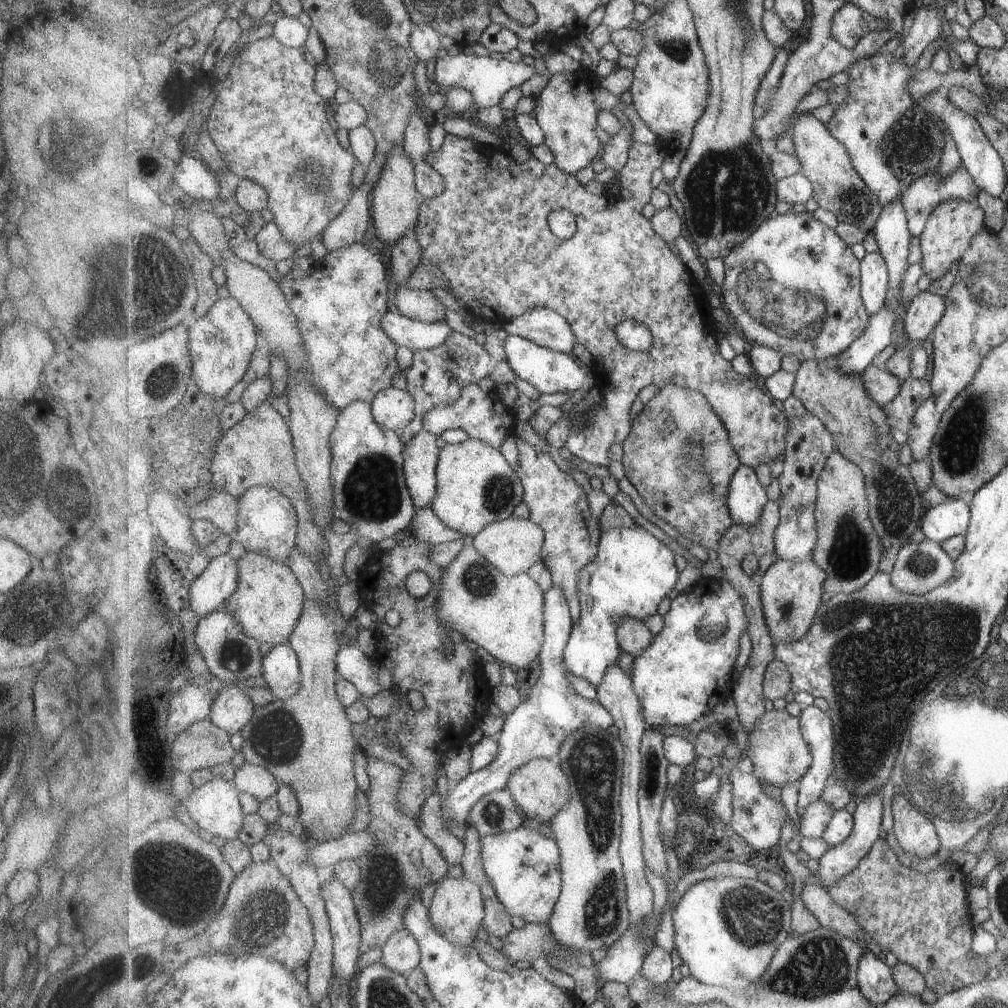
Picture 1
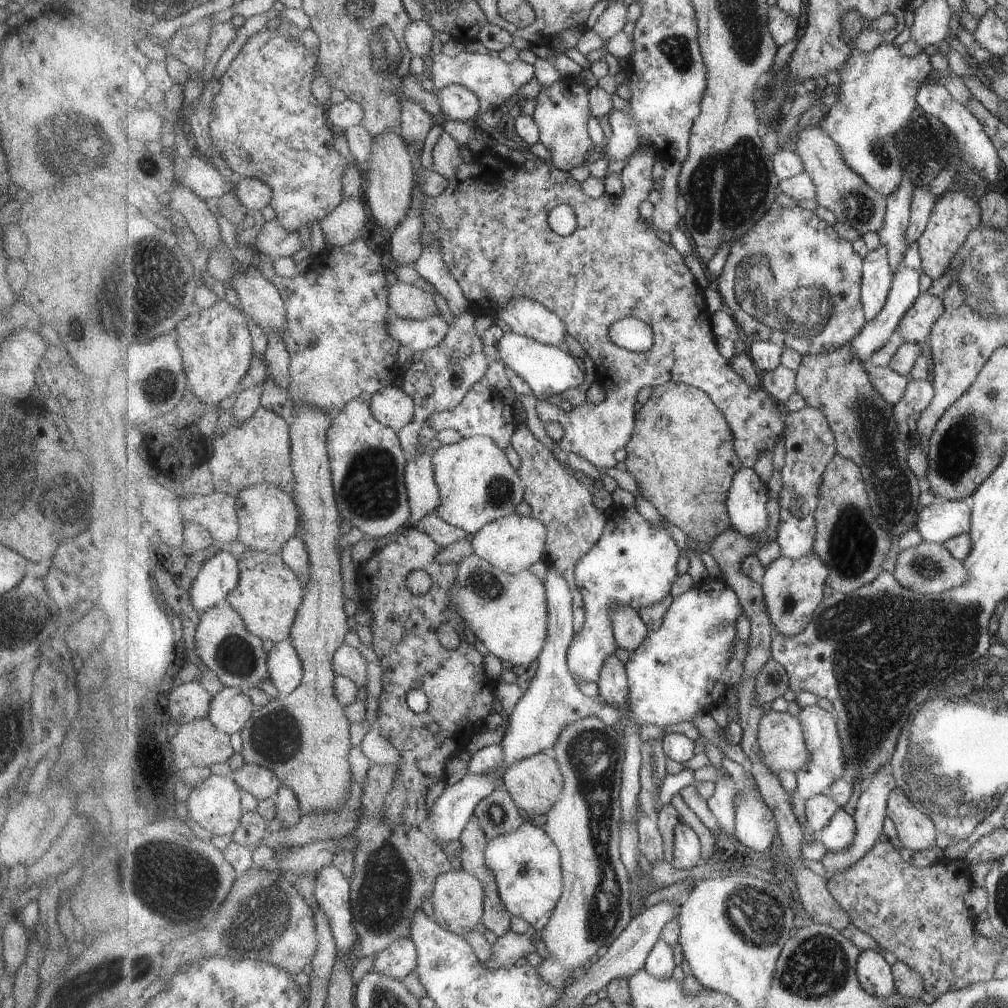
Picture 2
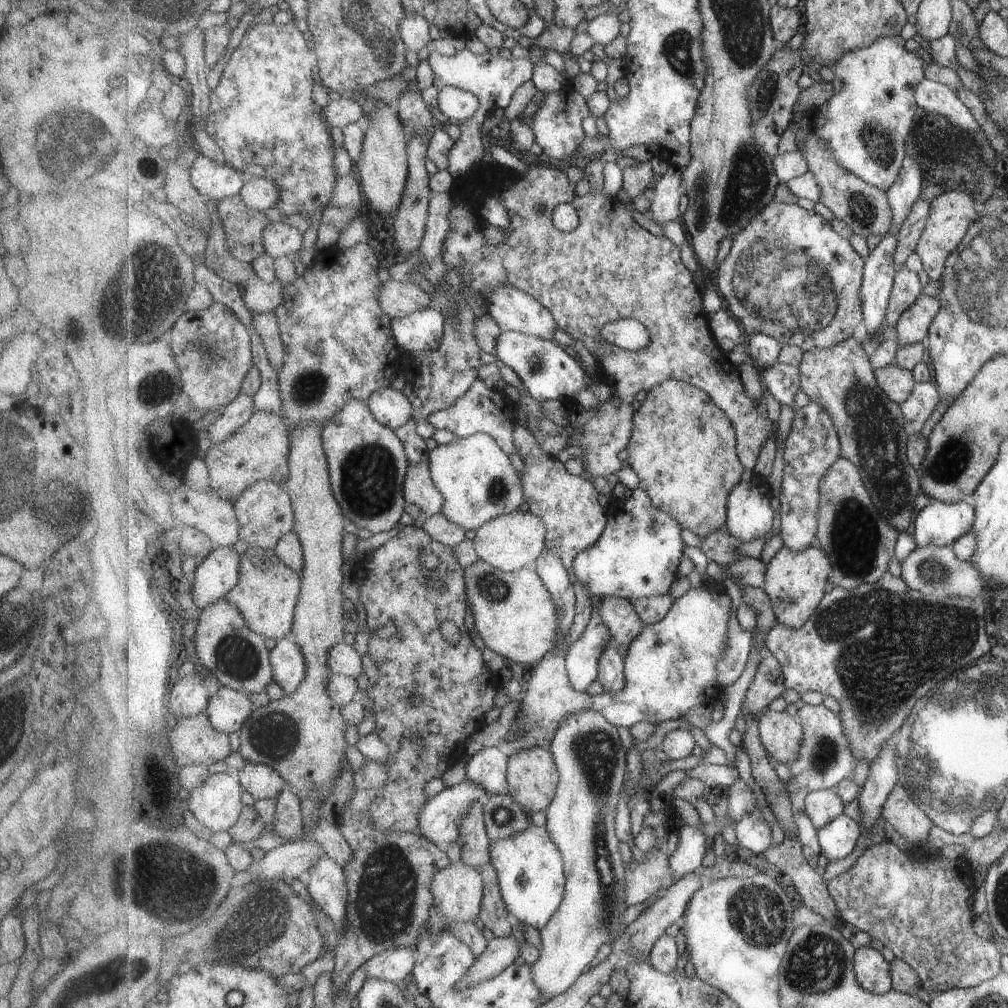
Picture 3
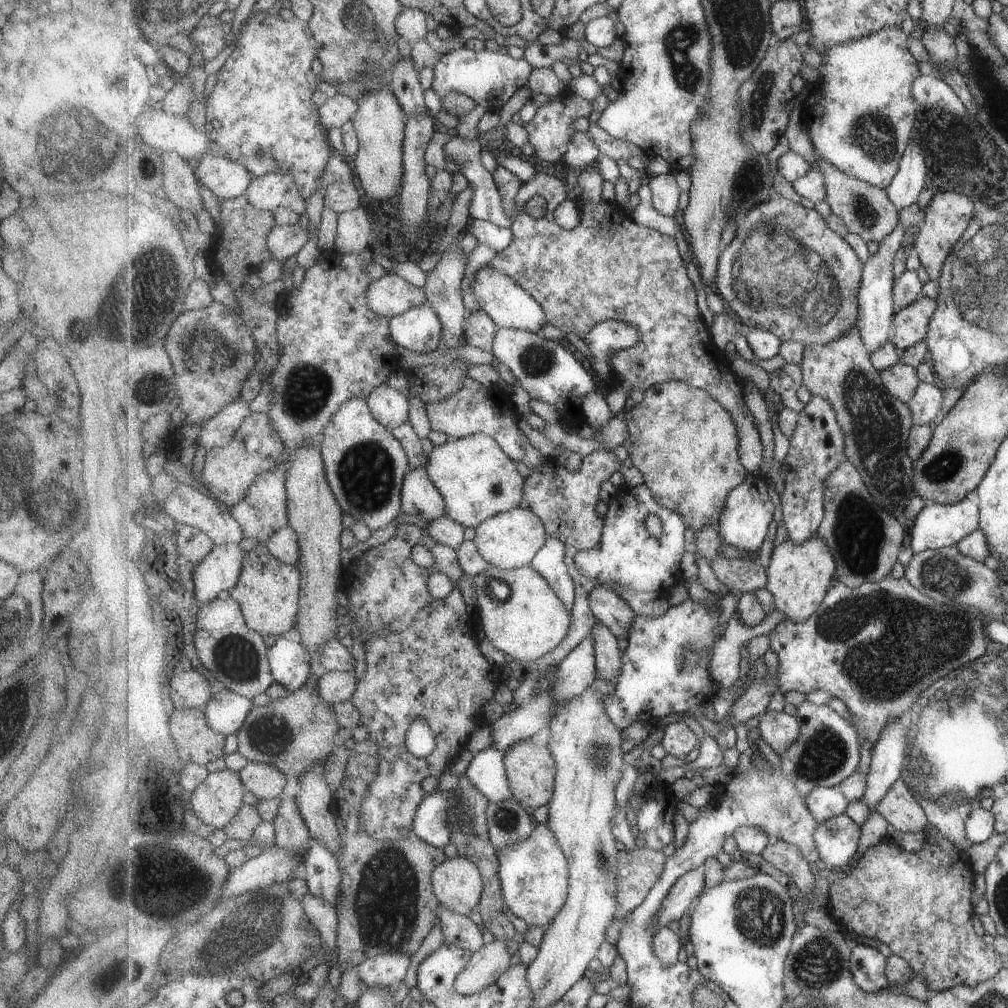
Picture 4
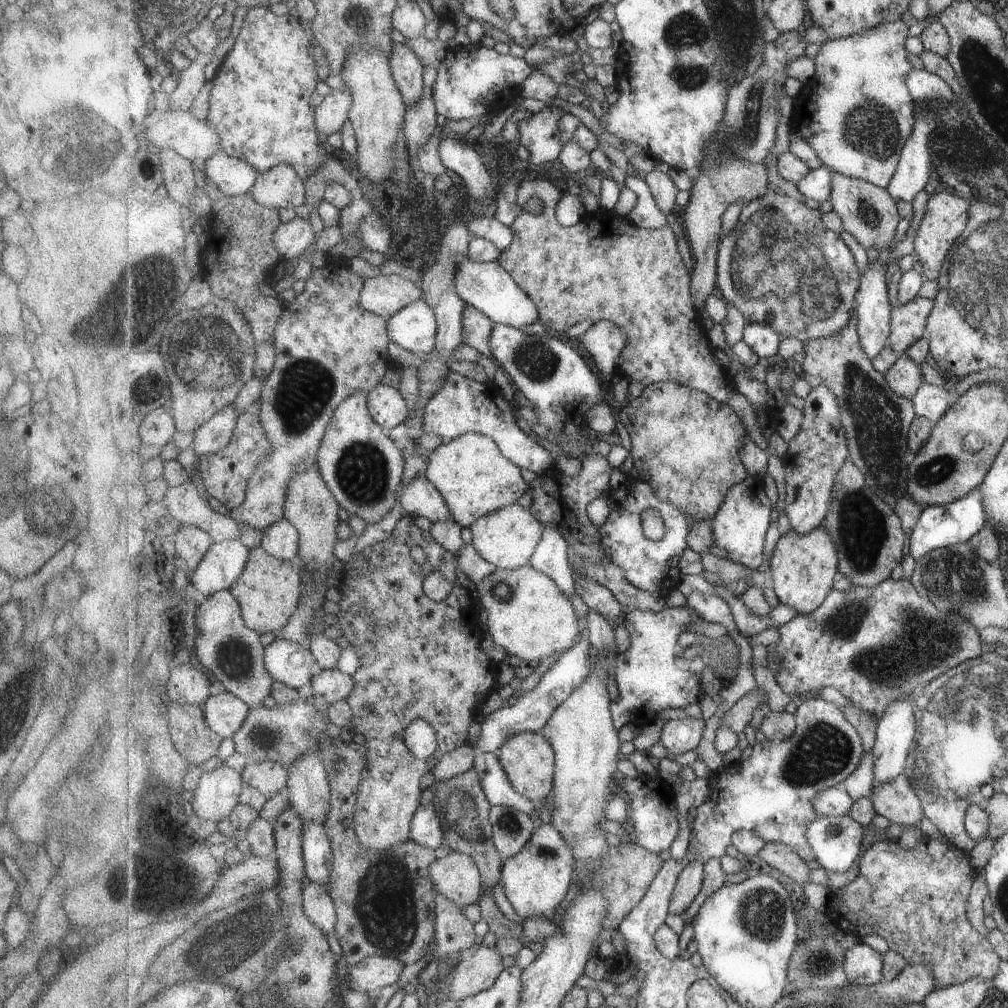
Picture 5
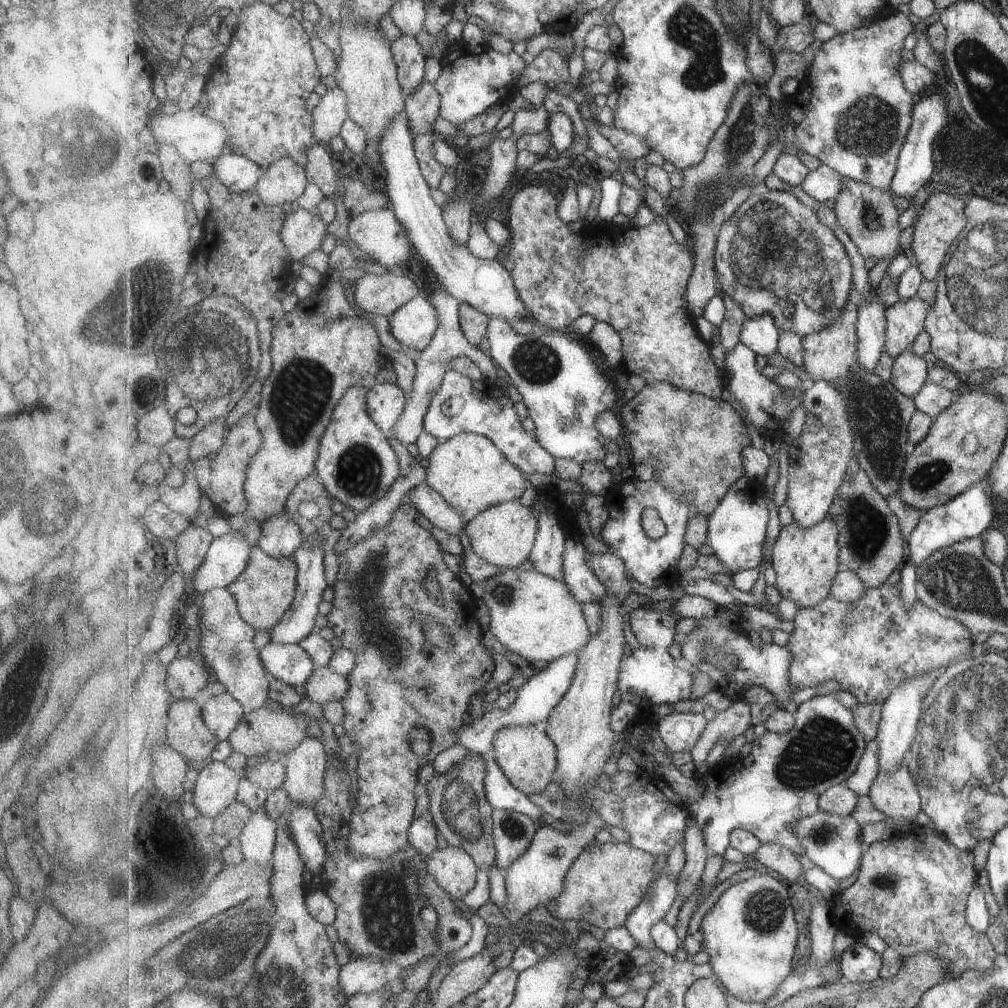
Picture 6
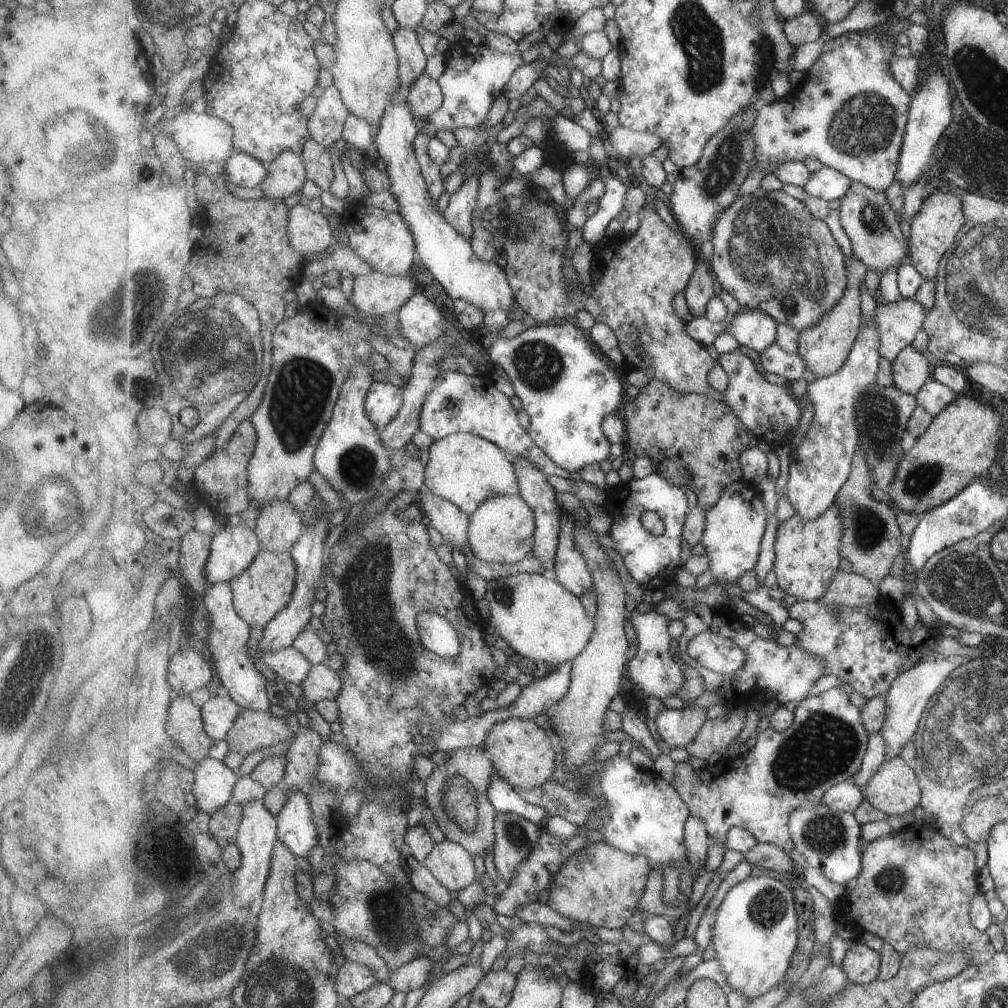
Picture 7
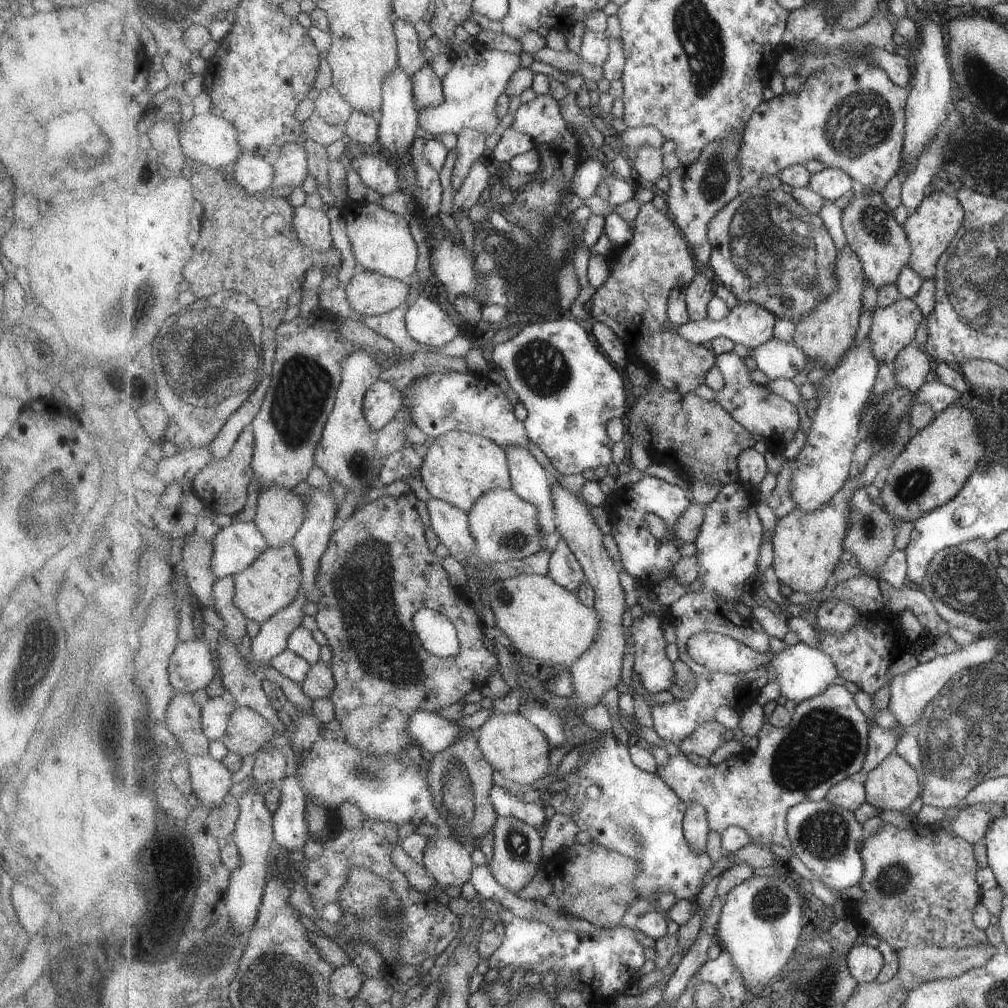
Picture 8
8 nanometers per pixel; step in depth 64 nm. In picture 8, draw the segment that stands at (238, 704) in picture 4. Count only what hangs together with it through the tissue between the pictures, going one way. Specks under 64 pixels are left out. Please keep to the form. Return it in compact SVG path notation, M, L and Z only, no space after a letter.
M221 697L209 699L202 705L203 732L210 741L223 741L231 720L231 712L235 712L235 708L236 706L231 706Z

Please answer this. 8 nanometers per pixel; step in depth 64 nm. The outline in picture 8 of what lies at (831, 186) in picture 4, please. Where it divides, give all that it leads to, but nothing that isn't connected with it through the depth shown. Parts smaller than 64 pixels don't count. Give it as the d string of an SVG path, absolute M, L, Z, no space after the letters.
M881 193L855 195L842 210L843 227L852 251L863 263L865 276L879 292L899 282L901 270L910 264L913 250L904 226L897 224L893 209Z

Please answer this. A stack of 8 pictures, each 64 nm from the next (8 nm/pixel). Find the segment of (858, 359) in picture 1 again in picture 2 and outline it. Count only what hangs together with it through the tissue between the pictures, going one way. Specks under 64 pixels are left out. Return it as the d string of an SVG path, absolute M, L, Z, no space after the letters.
M902 267L894 274L894 284L891 290L888 302L883 308L883 312L879 314L879 318L875 322L868 322L864 330L852 341L853 352L859 354L859 360L870 365L870 359L877 350L881 350L887 342L894 338L898 338L898 331L900 329L901 320L903 316L909 311L909 308L921 296L921 276L922 270L915 270L909 267Z

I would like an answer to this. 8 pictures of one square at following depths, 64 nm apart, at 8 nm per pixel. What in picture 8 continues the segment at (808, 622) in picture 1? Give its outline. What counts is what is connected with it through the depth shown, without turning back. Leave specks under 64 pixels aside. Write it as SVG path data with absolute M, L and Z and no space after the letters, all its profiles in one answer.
M909 412L909 416L899 422L893 442L885 445L881 452L875 453L869 460L867 468L861 472L861 476L849 478L849 481L845 482L845 486L827 504L823 504L817 512L805 512L803 508L798 507L791 514L787 514L785 518L779 519L773 536L773 550L775 552L773 567L780 582L790 587L794 592L810 595L821 592L829 584L838 563L846 556L844 542L849 534L849 528L851 528L853 494L869 484L879 484L883 475L891 469L893 462L910 442L908 437L912 438L914 434L913 426L911 426L911 412Z

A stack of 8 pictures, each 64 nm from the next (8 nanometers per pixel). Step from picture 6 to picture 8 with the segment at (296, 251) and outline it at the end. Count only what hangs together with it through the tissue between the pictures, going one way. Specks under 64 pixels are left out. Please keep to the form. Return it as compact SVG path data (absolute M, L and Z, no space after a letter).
M303 205L298 207L293 226L305 246L311 246L315 250L329 250L333 247L331 220L322 208L311 209Z

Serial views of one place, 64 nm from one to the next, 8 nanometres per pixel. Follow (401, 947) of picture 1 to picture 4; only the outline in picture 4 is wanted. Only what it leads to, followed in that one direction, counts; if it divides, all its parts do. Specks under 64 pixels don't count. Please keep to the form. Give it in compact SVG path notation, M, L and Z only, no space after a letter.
M403 952L383 954L376 958L369 958L358 967L358 974L361 980L360 995L367 988L393 988L398 986L407 978L411 969L411 956Z

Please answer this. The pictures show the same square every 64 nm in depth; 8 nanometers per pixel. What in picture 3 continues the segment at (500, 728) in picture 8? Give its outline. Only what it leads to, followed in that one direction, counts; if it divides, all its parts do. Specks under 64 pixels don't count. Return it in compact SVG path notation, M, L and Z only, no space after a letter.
M531 746L531 748L510 753L508 757L507 791L511 794L511 797L515 802L521 804L521 807L528 814L541 812L541 810L547 811L551 802L555 799L557 786L559 785L559 770L552 752L537 746Z

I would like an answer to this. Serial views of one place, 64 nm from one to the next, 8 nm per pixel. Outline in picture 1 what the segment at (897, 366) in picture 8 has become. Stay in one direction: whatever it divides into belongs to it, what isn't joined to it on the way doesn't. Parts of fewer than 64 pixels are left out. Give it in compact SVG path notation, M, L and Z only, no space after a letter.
M869 366L864 375L865 386L869 388L871 398L885 407L897 398L901 390L903 380L899 376L894 376L886 370L881 370L879 366Z

